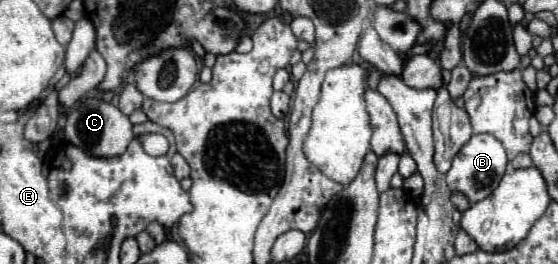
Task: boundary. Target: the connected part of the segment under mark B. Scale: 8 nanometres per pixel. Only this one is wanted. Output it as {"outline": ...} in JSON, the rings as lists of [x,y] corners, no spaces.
{"outline":[[[473,134],[471,140],[461,148],[457,158],[453,158],[451,170],[445,174],[445,182],[451,192],[463,192],[471,202],[487,198],[501,182],[507,168],[507,154],[503,144],[491,134]]]}

